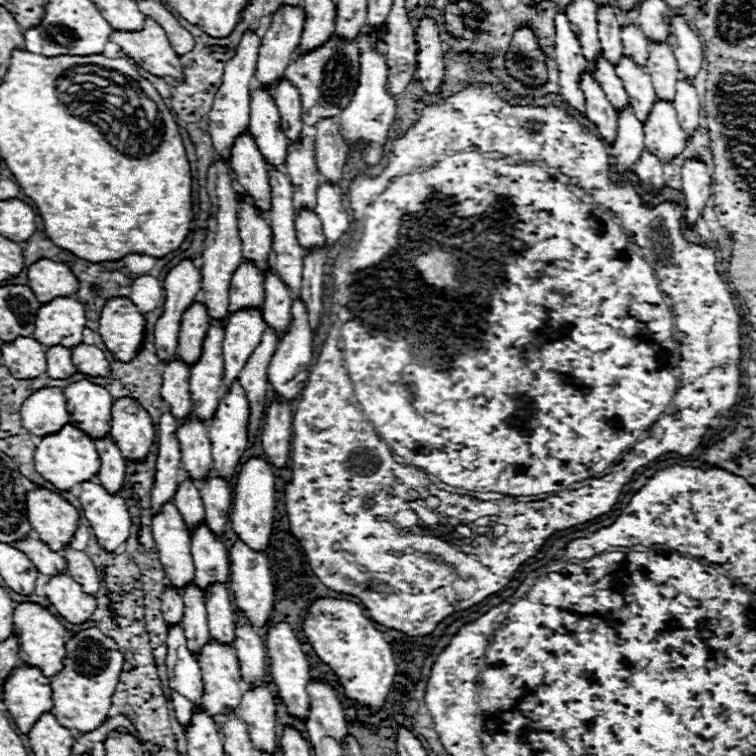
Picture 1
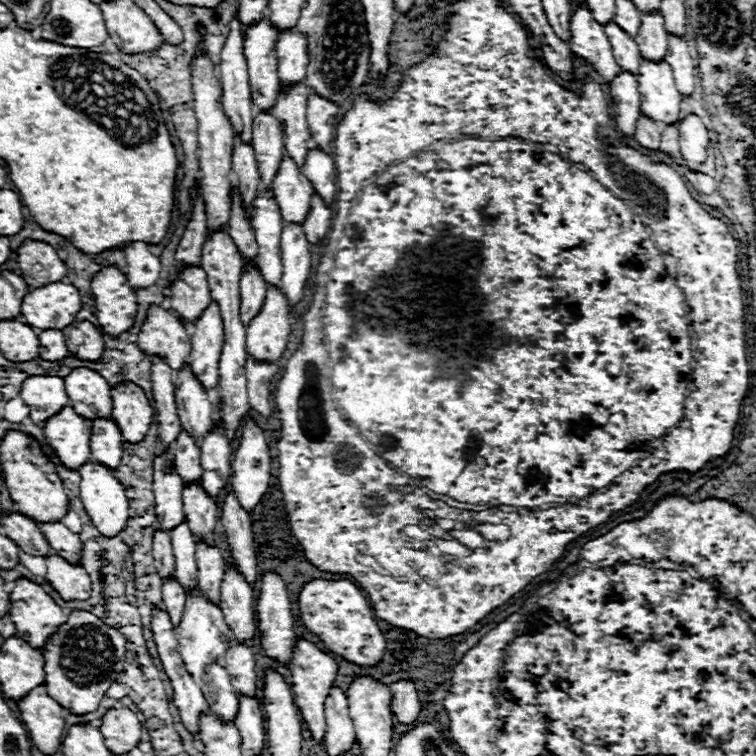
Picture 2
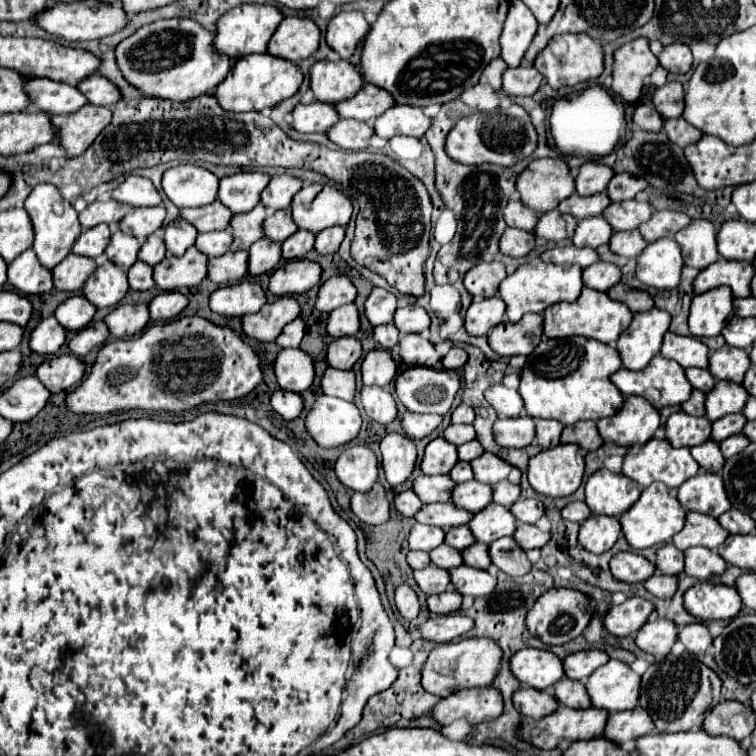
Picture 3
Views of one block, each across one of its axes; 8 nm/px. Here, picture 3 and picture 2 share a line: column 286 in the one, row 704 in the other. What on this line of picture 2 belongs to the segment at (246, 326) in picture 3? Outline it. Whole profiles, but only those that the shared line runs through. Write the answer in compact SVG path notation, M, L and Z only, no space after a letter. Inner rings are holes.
M298 638L292 648L292 660L290 660L290 672L292 672L292 692L294 702L300 708L300 714L304 722L308 724L308 730L316 740L324 740L326 732L326 720L324 720L324 698L334 684L334 678L338 674L338 666L330 654L320 650L314 642L308 642L304 638Z

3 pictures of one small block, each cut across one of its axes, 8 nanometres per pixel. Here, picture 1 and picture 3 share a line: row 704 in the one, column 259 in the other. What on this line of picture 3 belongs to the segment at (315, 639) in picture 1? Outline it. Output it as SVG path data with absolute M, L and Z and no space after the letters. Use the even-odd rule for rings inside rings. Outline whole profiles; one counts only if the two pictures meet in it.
M200 316L158 322L128 340L110 340L98 354L88 378L66 396L72 414L114 414L122 410L182 412L200 404L250 394L262 380L258 354L242 338Z

